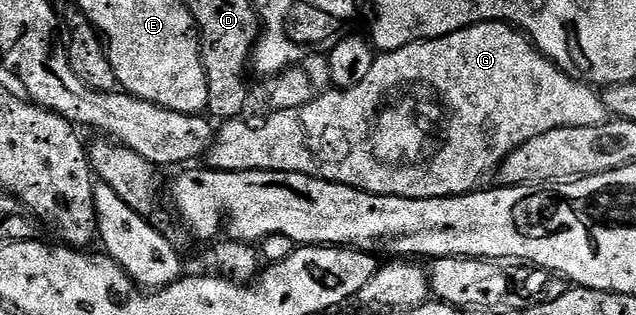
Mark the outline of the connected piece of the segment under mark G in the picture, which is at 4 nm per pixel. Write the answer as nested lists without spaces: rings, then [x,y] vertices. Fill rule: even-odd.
[[[474,22],[471,26],[461,28],[452,34],[440,38],[426,38],[413,44],[405,44],[405,48],[397,48],[380,53],[376,57],[369,76],[348,90],[328,89],[314,97],[311,102],[300,107],[276,109],[262,119],[257,126],[250,126],[244,120],[227,120],[218,127],[211,149],[205,155],[205,162],[212,170],[228,170],[229,172],[245,172],[246,170],[276,170],[277,172],[297,172],[308,174],[321,180],[340,182],[358,190],[381,196],[401,196],[402,198],[456,198],[459,194],[470,194],[480,189],[486,174],[494,175],[499,165],[525,140],[533,140],[533,136],[541,136],[541,132],[553,132],[553,128],[585,127],[589,124],[601,124],[608,121],[609,111],[603,103],[600,91],[588,83],[579,81],[566,74],[535,46],[535,43],[522,30],[507,22]]]

